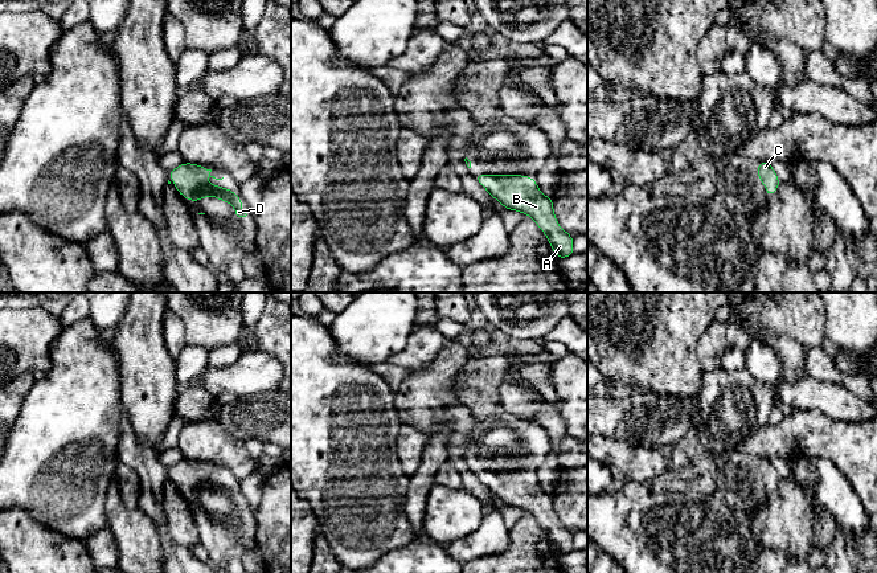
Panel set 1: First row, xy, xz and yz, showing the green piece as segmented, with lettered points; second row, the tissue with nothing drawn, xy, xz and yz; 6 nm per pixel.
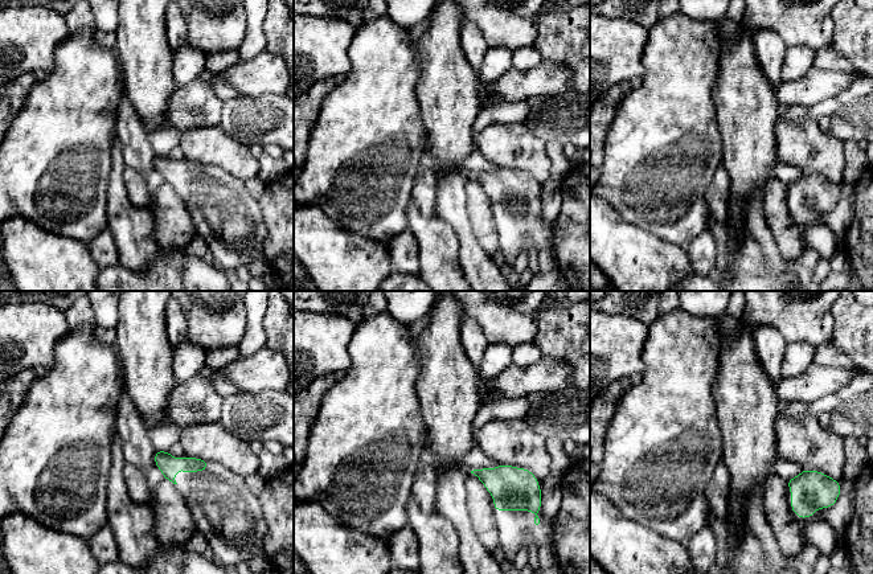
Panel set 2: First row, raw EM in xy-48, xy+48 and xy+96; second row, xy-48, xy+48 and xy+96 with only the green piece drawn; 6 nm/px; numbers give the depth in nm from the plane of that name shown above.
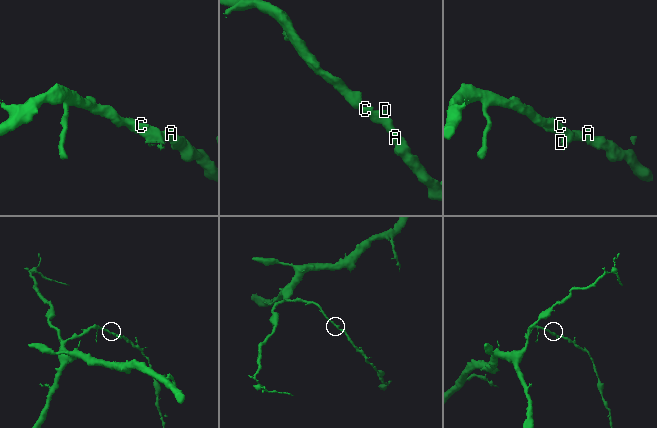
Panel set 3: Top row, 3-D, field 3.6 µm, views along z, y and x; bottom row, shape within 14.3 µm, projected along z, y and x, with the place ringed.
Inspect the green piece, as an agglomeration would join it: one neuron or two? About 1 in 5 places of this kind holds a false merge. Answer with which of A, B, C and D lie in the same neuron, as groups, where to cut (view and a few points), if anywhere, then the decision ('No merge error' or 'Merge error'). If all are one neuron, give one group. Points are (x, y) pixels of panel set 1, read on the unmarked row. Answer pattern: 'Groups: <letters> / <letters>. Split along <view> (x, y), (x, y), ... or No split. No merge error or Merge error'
Groups: A B C D. No split. No merge error

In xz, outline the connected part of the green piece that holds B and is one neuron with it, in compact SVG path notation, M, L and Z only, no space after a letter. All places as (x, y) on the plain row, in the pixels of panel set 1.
M475 471L493 495L505 506L522 508L530 512L538 524L548 532L554 551L566 554L574 551L573 532L560 524L553 509L553 496L544 492L536 476L520 471Z

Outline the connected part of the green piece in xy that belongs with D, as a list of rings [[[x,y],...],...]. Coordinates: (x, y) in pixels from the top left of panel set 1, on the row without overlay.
[[[184,459],[176,466],[167,468],[167,471],[176,475],[172,480],[189,498],[198,498],[206,492],[213,492],[221,498],[230,499],[238,513],[246,513],[247,511],[242,507],[242,498],[233,487],[205,479],[206,472],[216,475],[210,468],[212,466],[201,462]]]

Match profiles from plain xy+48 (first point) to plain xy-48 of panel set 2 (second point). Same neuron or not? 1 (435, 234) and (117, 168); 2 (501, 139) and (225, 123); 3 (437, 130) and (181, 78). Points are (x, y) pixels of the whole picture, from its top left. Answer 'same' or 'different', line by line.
1: same
2: different
3: different

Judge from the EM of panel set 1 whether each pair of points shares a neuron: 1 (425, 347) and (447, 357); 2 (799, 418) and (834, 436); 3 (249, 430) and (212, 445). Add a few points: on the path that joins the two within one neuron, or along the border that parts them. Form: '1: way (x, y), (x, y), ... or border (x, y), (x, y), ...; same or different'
1: border (453, 340), (430, 363), (412, 369); different
2: way (807, 426), (818, 436), (826, 436); same
3: border (218, 421), (244, 442); different

